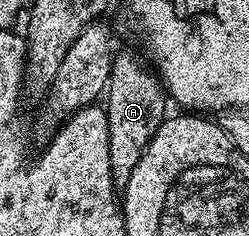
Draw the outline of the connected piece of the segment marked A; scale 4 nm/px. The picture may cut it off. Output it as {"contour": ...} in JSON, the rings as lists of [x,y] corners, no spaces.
{"contour":[[[132,50],[117,51],[113,55],[111,76],[104,96],[111,175],[117,187],[122,188],[128,182],[146,144],[163,122],[166,114],[164,102],[166,91],[163,83],[149,63],[147,66],[143,58]]]}

